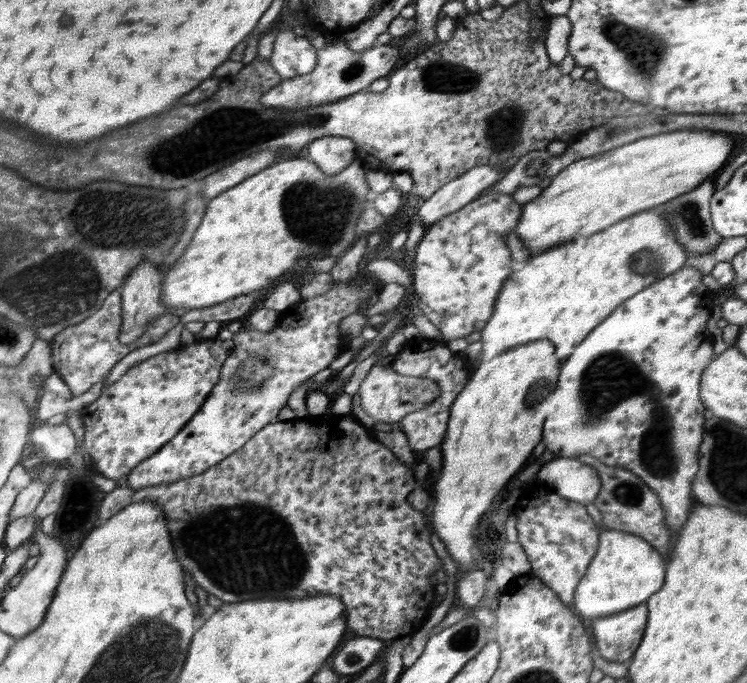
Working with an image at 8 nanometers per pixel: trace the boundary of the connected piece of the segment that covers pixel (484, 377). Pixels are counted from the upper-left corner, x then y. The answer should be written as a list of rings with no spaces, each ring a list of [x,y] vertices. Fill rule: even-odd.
[[[546,340],[524,344],[510,351],[502,352],[494,359],[483,361],[477,369],[472,370],[472,377],[459,392],[450,407],[449,421],[444,440],[441,442],[444,456],[444,472],[436,481],[436,500],[432,504],[432,517],[429,527],[446,548],[448,556],[456,562],[460,570],[470,570],[474,564],[474,536],[472,530],[478,526],[482,514],[492,504],[494,496],[504,488],[504,484],[522,468],[526,458],[532,454],[534,446],[542,438],[542,426],[546,414],[540,412],[540,404],[554,392],[561,364],[556,359],[554,346]]]

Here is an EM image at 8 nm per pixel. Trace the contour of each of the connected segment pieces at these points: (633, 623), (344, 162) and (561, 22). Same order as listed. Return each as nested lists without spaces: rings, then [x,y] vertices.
[[[646,603],[614,613],[588,624],[600,656],[627,664],[642,642],[648,620]]]
[[[324,136],[308,144],[308,157],[326,176],[336,176],[355,160],[355,144],[350,138]]]
[[[566,15],[550,17],[544,46],[552,64],[560,64],[568,56],[568,37],[571,32],[572,22]]]

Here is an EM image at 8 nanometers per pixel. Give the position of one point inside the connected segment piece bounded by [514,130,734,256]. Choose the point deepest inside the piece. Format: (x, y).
(589, 195)

